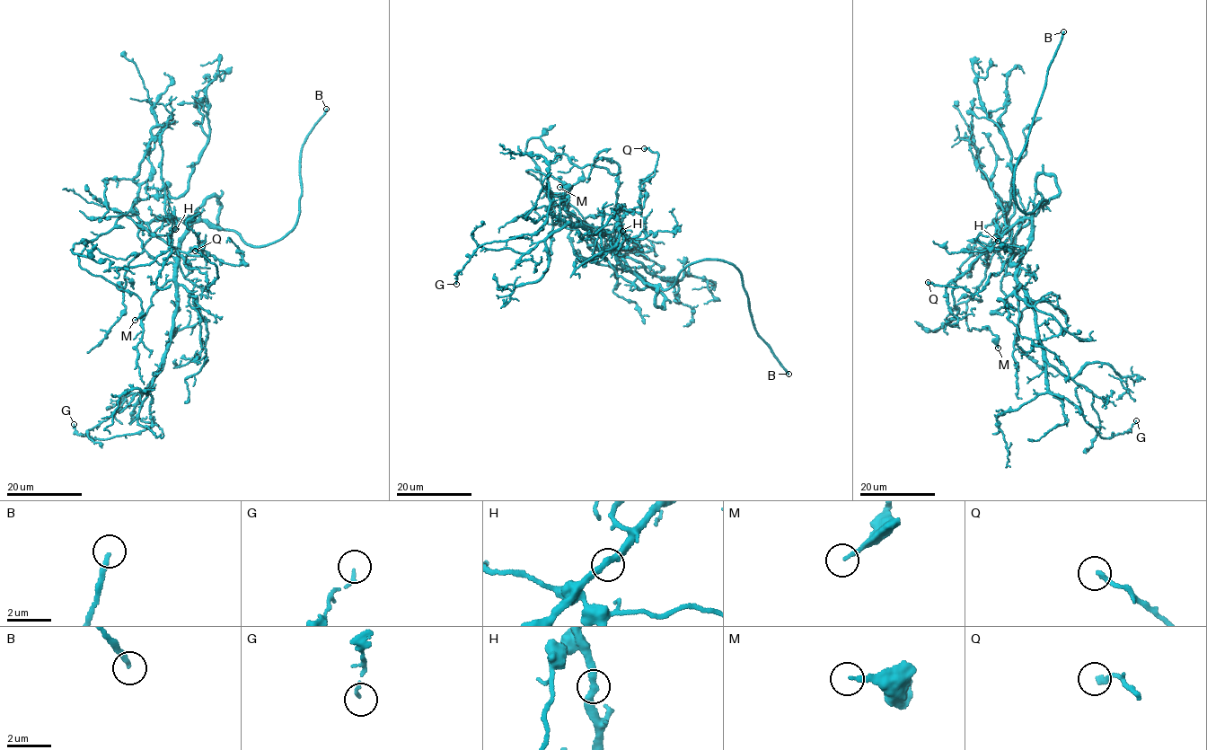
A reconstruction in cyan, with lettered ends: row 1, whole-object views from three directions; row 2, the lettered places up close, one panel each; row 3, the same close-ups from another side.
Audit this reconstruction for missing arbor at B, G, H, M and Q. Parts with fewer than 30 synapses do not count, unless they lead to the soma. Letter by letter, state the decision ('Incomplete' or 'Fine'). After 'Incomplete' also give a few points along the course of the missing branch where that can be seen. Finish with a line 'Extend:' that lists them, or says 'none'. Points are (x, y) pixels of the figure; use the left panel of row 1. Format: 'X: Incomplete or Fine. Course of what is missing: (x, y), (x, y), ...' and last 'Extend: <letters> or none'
B: Incomplete. Course of what is missing: (326, 109), (340, 49), (345, 4)
G: Fine
H: Fine
M: Fine
Q: Fine
Extend: B

